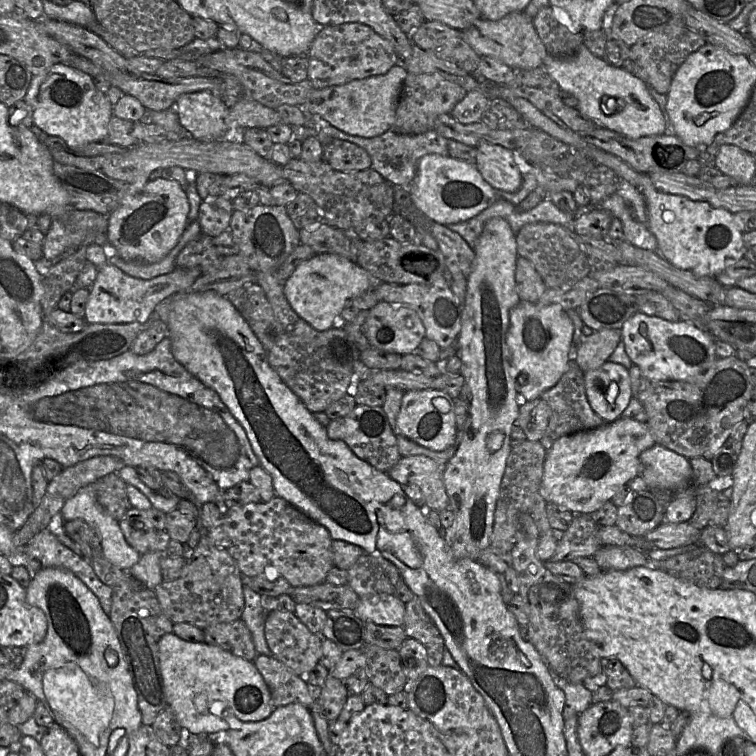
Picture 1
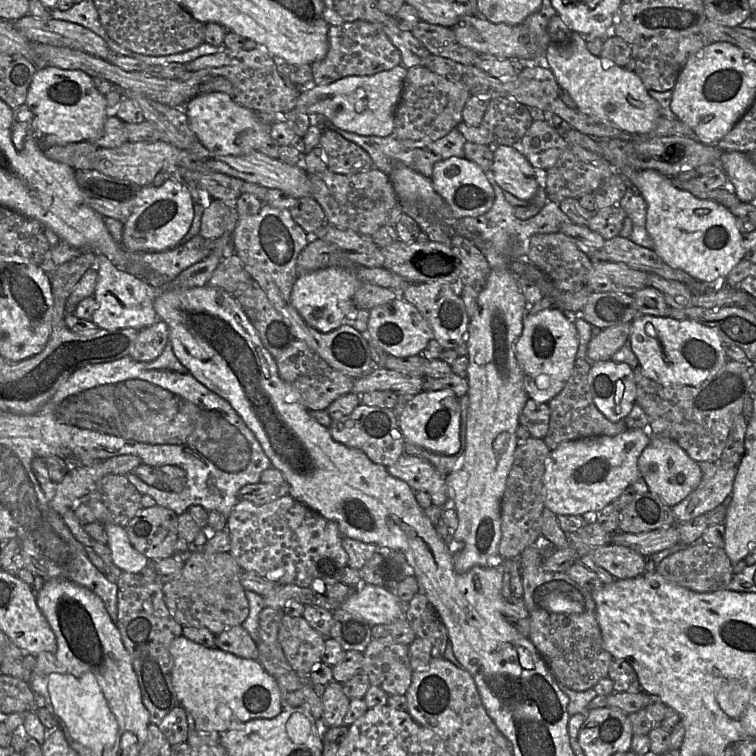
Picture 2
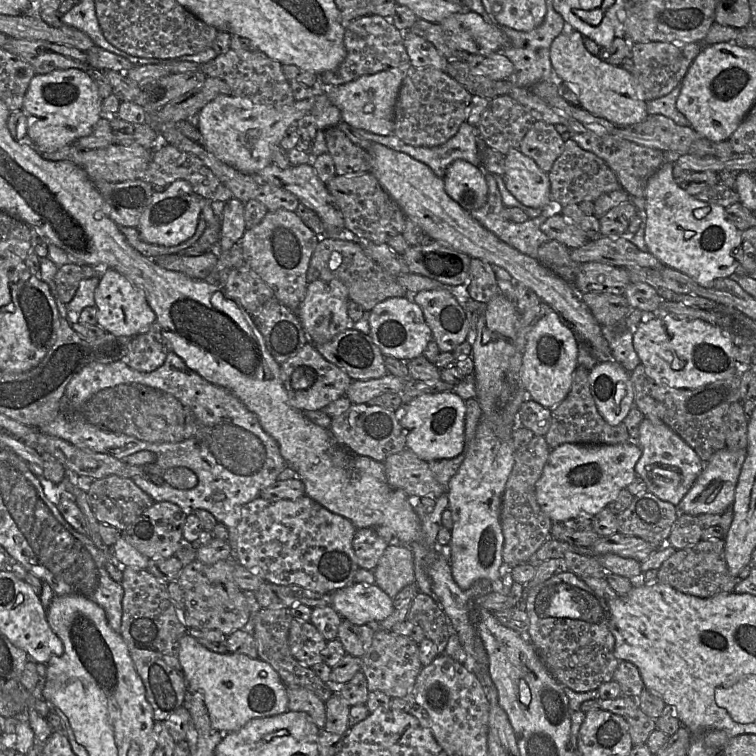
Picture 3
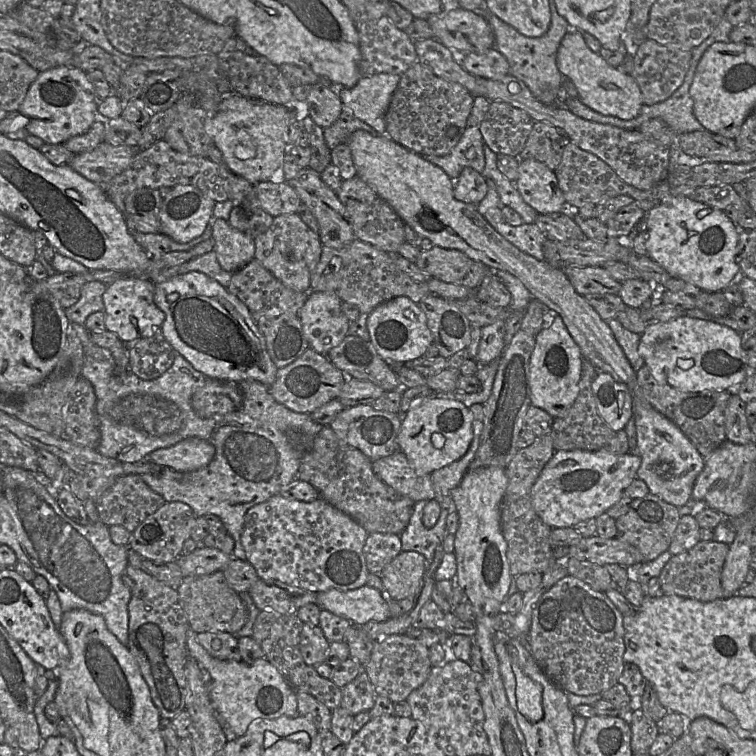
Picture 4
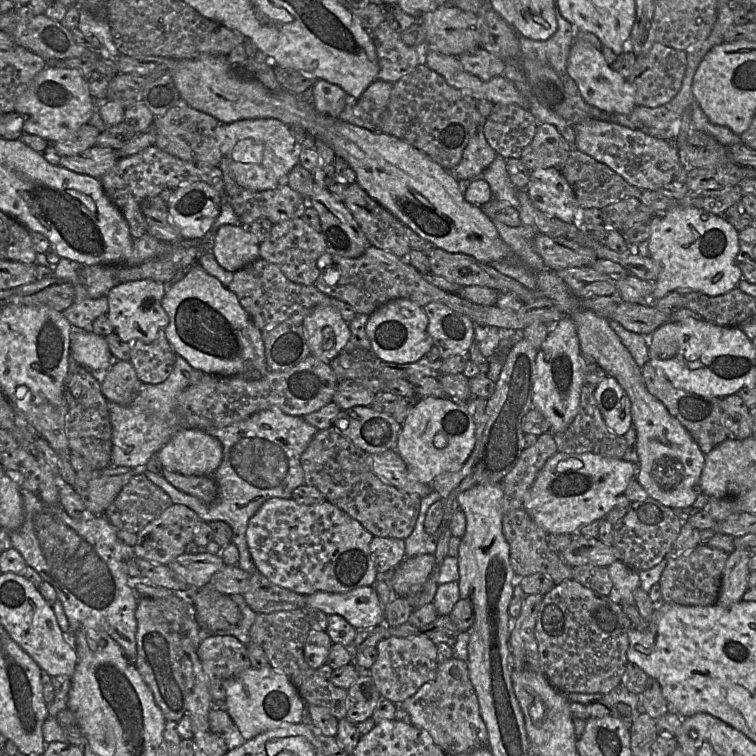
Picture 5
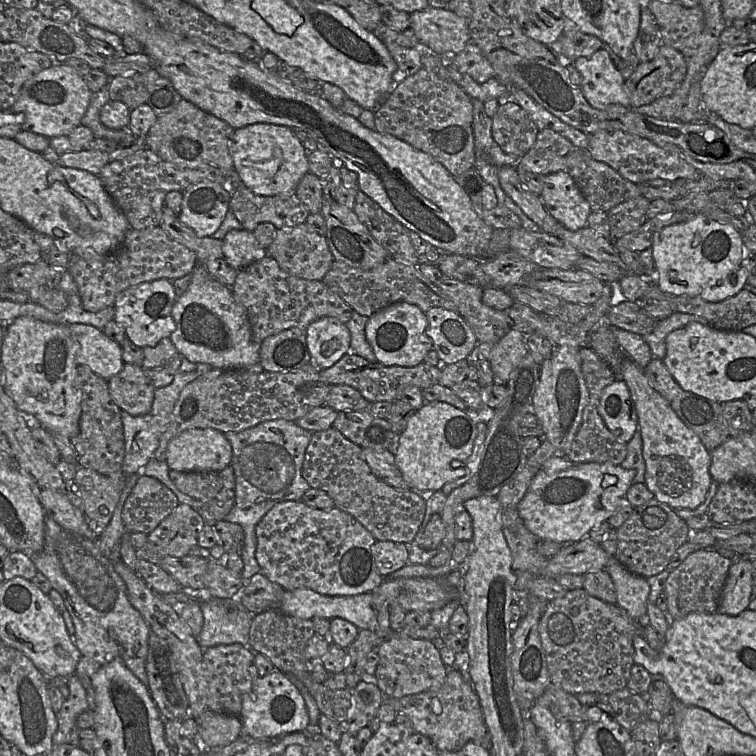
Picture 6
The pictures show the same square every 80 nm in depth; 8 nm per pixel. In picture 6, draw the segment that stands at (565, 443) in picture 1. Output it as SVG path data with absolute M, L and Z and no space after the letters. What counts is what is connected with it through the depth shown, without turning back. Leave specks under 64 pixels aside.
M562 454L550 457L533 477L524 497L519 503L518 511L527 529L539 540L551 540L561 544L580 541L597 528L617 510L620 498L625 497L633 483L635 471L625 469L609 462L576 463Z

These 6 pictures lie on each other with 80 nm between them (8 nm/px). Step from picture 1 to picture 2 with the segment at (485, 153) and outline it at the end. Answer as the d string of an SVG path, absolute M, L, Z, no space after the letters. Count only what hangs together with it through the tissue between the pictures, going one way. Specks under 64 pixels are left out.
M493 146L491 174L498 186L522 200L531 200L538 192L534 167L517 147Z

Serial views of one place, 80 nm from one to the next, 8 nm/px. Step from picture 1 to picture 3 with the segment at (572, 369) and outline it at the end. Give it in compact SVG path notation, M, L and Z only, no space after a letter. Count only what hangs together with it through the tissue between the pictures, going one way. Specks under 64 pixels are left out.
M578 365L573 372L569 393L551 410L551 424L545 435L545 440L551 449L564 443L617 445L631 440L623 422L612 426L599 413L590 391L589 372L586 368Z

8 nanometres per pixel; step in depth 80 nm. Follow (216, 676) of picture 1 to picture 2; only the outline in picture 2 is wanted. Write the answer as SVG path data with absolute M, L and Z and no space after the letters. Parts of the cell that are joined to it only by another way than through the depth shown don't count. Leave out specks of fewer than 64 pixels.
M182 635L171 642L170 653L173 661L172 684L178 703L186 710L196 729L225 732L253 719L272 719L283 710L276 678L258 660L241 658L216 647L208 648Z

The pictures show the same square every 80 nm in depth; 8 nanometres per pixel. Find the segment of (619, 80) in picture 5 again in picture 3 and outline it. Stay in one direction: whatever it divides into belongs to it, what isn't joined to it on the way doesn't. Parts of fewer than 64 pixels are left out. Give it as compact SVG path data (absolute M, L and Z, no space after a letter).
M568 27L557 36L551 44L550 59L555 76L575 89L580 106L586 111L619 126L630 126L647 118L647 101L642 98L634 75L591 54L579 31Z

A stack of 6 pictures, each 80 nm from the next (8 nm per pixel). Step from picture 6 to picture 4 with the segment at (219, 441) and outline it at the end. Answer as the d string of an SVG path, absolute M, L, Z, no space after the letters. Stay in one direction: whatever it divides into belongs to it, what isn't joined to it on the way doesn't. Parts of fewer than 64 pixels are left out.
M192 437L173 446L152 451L146 459L177 472L193 472L208 465L215 447L208 441Z

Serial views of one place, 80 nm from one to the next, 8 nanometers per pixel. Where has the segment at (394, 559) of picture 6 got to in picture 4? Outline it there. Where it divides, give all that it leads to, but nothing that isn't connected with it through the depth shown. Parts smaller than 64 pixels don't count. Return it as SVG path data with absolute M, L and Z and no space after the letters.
M368 533L363 551L369 572L380 574L402 551L401 547L401 539L397 534Z

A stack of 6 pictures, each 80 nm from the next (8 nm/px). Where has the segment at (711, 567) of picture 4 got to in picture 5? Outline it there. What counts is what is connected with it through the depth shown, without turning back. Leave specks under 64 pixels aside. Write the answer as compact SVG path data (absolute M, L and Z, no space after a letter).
M700 544L693 550L669 561L659 581L663 602L685 606L713 605L719 597L728 556L729 554L720 549Z

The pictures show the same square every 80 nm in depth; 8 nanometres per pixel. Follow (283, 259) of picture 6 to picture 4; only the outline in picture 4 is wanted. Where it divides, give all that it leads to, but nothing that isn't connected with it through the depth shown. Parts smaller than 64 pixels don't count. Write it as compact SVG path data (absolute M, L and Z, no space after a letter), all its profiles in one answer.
M297 213L276 216L269 229L256 236L254 259L261 263L285 286L298 291L310 291L310 277L317 266L323 244L318 233L312 231Z

